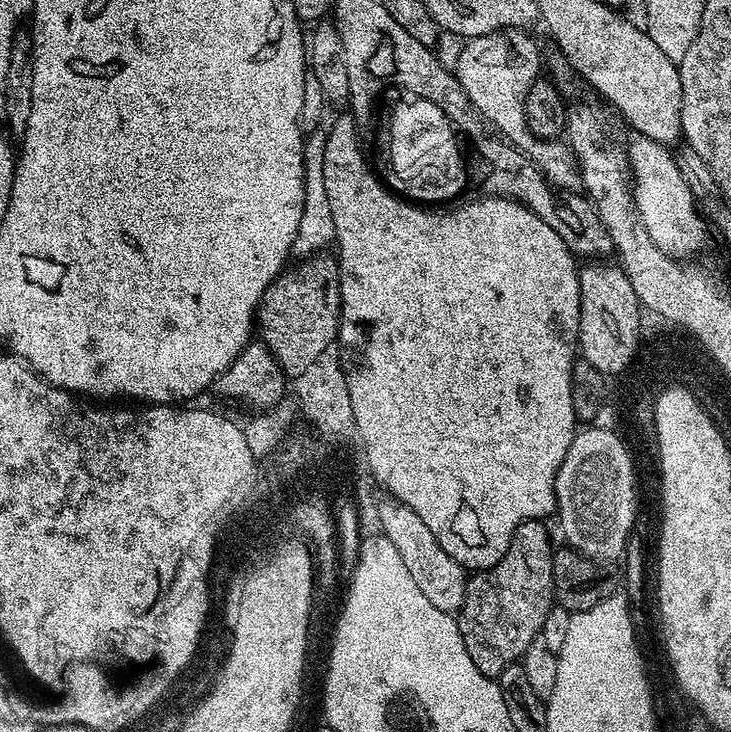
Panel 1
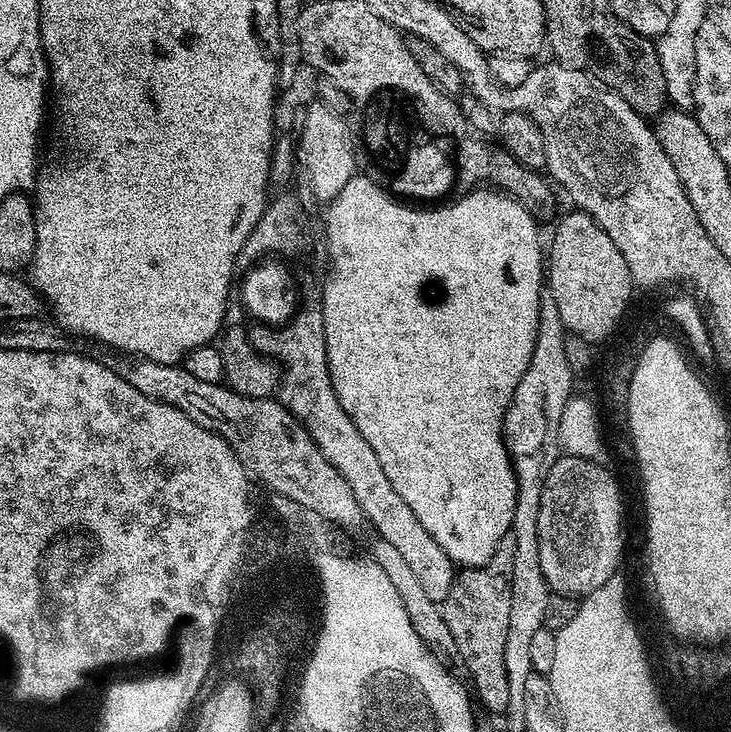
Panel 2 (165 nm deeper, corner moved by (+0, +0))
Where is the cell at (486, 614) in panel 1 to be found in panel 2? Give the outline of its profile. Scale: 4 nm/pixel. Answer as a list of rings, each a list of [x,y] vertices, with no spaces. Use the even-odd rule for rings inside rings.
[[[511,534],[504,536],[502,542],[498,546],[498,550],[490,558],[490,562],[486,562],[480,568],[466,568],[463,569],[457,575],[455,582],[450,586],[450,594],[446,594],[444,603],[442,605],[442,611],[444,615],[444,622],[448,630],[450,630],[450,635],[453,639],[455,646],[455,655],[460,656],[460,660],[464,663],[464,668],[468,671],[468,676],[472,679],[472,684],[476,687],[476,692],[474,690],[475,699],[481,700],[484,703],[484,708],[488,712],[500,712],[500,714],[507,713],[508,702],[510,700],[510,688],[508,686],[508,675],[506,674],[506,630],[510,627],[510,594],[512,593],[512,575],[514,574],[514,538]]]

